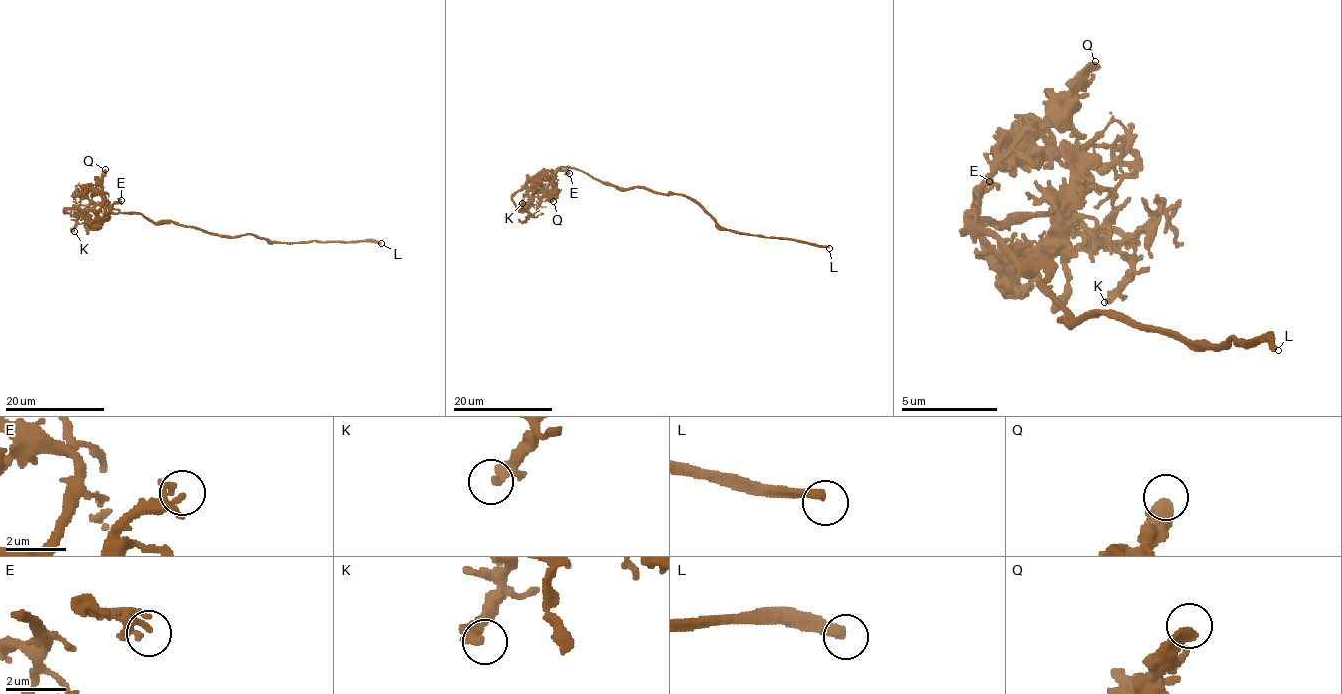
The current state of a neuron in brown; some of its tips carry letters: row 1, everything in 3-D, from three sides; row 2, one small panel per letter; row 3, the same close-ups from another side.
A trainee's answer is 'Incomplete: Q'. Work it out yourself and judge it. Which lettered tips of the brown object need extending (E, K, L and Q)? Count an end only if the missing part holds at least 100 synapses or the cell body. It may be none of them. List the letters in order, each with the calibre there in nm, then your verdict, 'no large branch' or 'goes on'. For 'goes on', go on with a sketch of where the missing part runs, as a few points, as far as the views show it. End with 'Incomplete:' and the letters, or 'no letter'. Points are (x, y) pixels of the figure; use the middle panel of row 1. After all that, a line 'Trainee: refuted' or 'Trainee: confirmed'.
E: 180 nm | no large branch
K: 240 nm | no large branch
L: 320 nm | no large branch
Q: 400 nm | no large branch
Incomplete: no letter
Trainee: refuted

